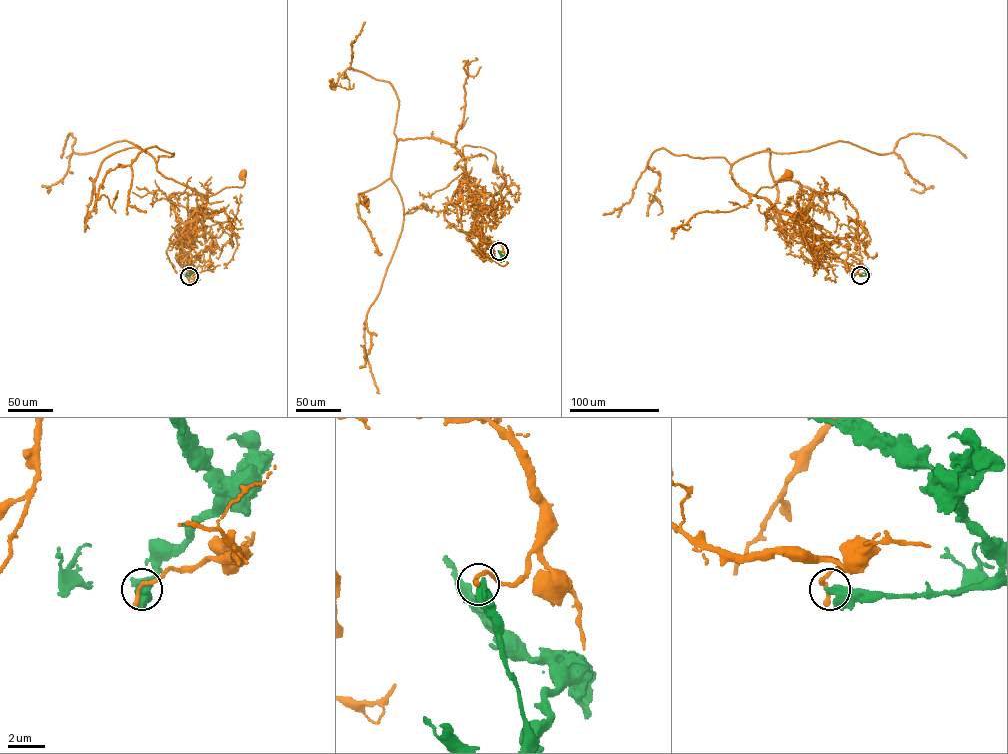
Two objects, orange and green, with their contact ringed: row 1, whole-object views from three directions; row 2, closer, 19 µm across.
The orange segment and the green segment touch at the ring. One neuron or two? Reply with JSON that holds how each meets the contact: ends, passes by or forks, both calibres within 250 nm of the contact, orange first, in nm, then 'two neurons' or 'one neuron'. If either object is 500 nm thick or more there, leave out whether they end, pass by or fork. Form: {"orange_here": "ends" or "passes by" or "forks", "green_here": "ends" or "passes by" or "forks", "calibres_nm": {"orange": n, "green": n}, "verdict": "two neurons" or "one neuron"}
{"calibres_nm": {"orange": 300, "green": 600}, "verdict": "two neurons"}

